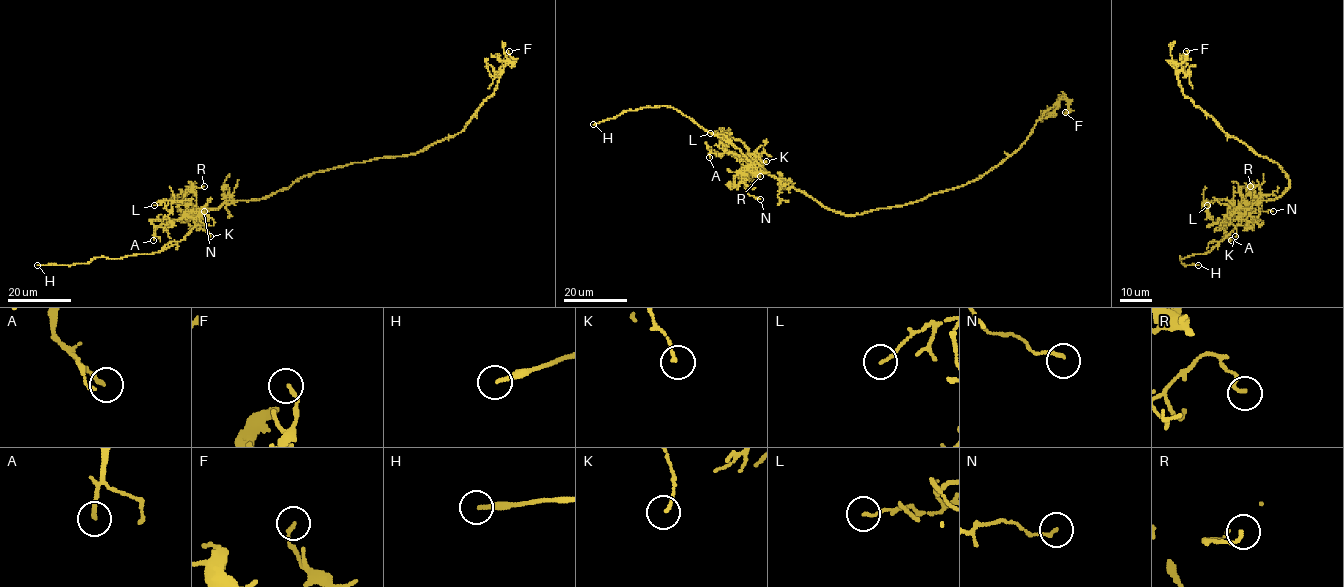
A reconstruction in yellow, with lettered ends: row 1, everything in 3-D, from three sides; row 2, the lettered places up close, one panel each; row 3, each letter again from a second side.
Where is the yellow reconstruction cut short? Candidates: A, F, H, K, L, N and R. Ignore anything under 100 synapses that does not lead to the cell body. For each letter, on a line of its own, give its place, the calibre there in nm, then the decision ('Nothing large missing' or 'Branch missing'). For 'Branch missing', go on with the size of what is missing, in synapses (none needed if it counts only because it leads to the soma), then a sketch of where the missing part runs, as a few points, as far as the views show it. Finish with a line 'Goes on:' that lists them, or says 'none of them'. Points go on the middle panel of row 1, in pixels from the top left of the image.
A: Place: (709, 157). Thickness 180 nm. Nothing large missing
F: Place: (1065, 112). Thickness 150 nm. Nothing large missing
H: Place: (593, 124). Thickness 190 nm. Branch missing
K: Place: (766, 161). Thickness 120 nm. Nothing large missing
L: Place: (710, 133). Thickness 100 nm. Nothing large missing
N: Place: (760, 199). Thickness 130 nm. Nothing large missing
R: Place: (760, 176). Thickness 120 nm. Nothing large missing
Goes on: H

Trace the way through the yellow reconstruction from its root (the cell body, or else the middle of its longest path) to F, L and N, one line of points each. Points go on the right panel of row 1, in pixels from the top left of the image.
F: (1288, 179), (1277, 163), (1230, 137), (1182, 93), (1178, 71), (1171, 63), (1181, 64), (1187, 56), (1186, 51)
L: (1288, 179), (1289, 186), (1279, 197), (1255, 203), (1241, 213), (1235, 212), (1225, 199), (1206, 200), (1207, 205)
N: (1288, 179), (1289, 186), (1279, 197), (1255, 203), (1241, 217), (1256, 209), (1273, 211)

